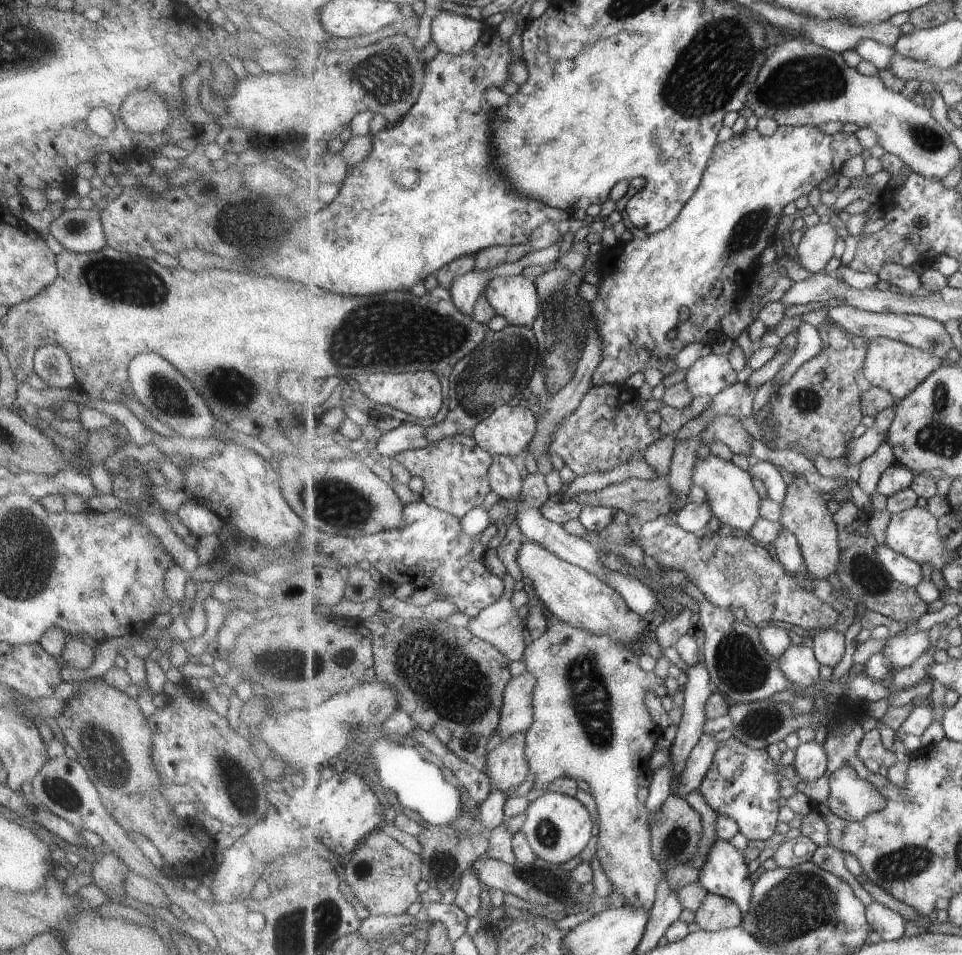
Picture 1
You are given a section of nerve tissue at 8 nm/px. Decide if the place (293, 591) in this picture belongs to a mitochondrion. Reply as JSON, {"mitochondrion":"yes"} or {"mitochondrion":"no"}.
{"mitochondrion":"no"}

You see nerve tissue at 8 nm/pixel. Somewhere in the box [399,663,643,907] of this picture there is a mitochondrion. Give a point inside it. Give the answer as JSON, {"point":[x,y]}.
{"point":[547,833]}

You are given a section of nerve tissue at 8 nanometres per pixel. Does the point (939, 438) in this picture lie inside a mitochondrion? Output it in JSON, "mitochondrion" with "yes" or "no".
{"mitochondrion":"yes"}

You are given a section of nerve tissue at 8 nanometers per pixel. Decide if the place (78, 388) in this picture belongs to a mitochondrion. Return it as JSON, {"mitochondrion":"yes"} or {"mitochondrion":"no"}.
{"mitochondrion":"no"}

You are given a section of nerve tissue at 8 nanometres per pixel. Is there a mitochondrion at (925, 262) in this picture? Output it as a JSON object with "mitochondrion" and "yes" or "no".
{"mitochondrion":"no"}

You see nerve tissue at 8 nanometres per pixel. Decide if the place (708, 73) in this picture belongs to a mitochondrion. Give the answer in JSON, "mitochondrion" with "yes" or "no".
{"mitochondrion":"yes"}

